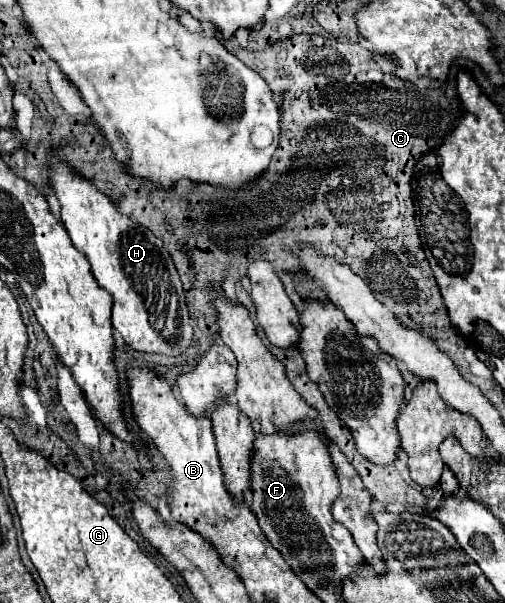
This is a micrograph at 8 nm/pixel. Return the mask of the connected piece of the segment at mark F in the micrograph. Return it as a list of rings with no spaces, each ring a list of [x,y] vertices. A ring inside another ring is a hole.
[[[314,419],[296,421],[288,425],[286,433],[274,435],[262,435],[258,421],[252,421],[252,429],[256,441],[250,459],[250,491],[258,525],[308,587],[326,581],[340,585],[364,557],[354,545],[350,531],[330,515],[340,483],[318,423]],[[304,507],[310,507],[310,511]]]

